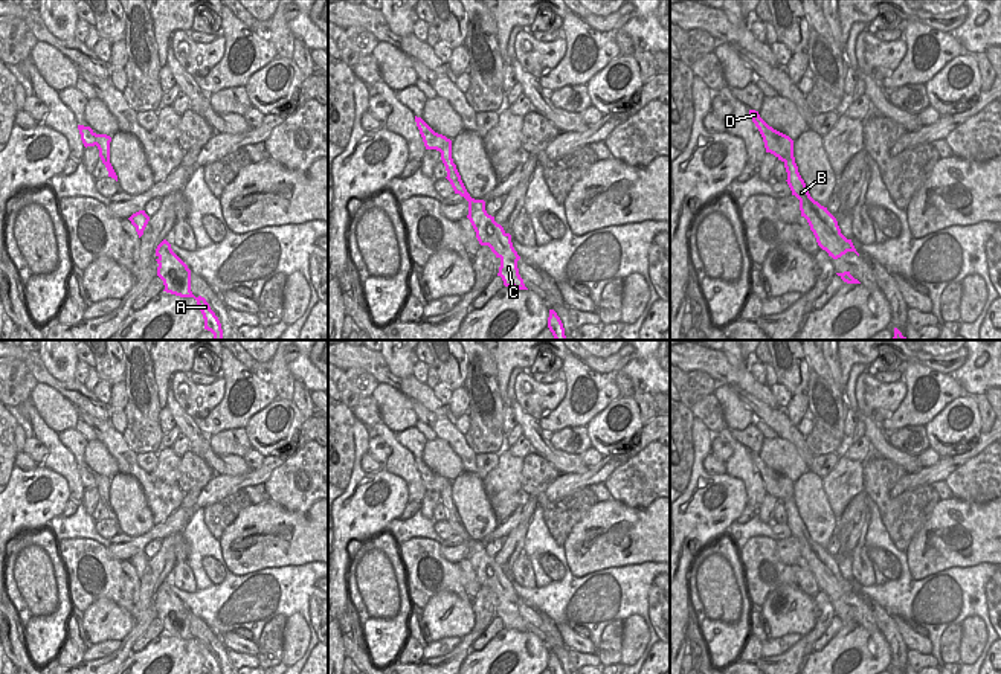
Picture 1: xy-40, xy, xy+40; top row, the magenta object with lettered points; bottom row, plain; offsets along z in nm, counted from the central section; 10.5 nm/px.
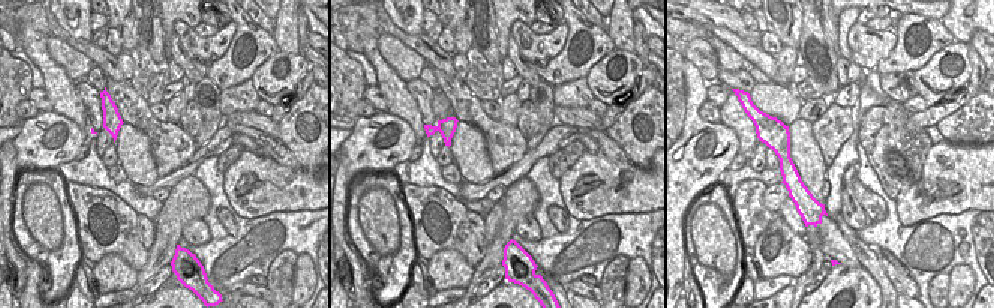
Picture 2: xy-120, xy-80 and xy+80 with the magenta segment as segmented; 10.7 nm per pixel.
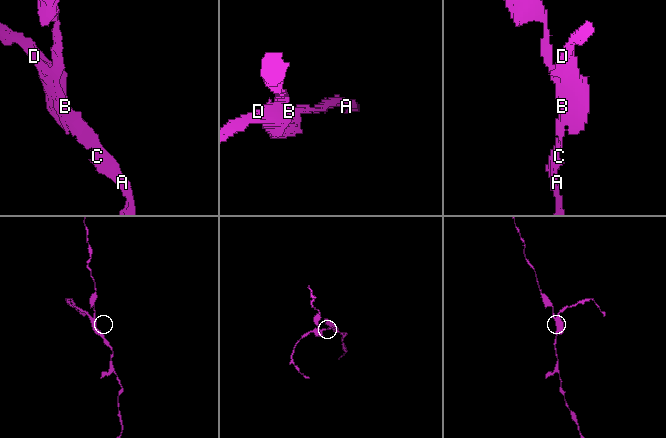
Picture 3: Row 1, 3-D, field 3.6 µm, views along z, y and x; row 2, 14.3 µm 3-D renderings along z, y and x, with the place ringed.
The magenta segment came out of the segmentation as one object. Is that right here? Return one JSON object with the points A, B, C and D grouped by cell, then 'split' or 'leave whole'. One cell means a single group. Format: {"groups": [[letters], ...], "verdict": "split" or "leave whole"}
{"groups": [["A", "B", "C"], ["D"]], "verdict": "split"}

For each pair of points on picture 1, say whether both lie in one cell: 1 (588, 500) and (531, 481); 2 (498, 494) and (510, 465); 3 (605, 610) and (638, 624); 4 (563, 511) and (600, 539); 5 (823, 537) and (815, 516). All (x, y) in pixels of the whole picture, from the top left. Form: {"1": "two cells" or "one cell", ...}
{"1": "one cell", "2": "one cell", "3": "two cells", "4": "two cells", "5": "one cell"}

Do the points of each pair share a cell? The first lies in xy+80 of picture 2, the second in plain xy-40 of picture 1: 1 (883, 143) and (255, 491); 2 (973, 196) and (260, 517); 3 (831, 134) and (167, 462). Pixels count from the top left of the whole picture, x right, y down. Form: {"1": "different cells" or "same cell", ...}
{"1": "different cells", "2": "same cell", "3": "same cell"}

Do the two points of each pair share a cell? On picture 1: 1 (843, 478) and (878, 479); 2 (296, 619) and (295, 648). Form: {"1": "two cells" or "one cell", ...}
{"1": "two cells", "2": "one cell"}

